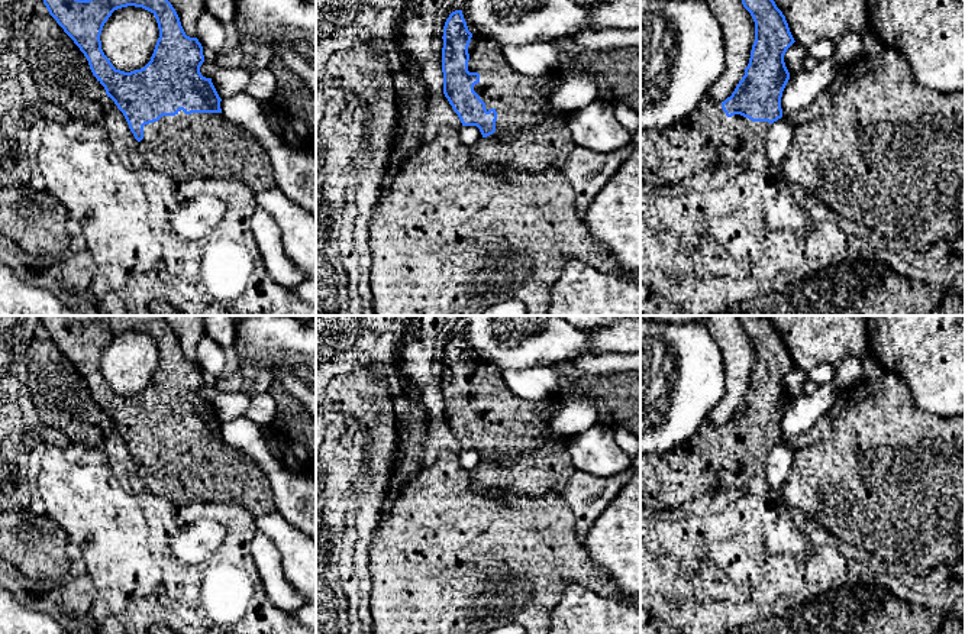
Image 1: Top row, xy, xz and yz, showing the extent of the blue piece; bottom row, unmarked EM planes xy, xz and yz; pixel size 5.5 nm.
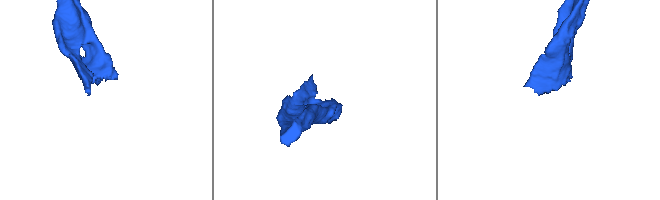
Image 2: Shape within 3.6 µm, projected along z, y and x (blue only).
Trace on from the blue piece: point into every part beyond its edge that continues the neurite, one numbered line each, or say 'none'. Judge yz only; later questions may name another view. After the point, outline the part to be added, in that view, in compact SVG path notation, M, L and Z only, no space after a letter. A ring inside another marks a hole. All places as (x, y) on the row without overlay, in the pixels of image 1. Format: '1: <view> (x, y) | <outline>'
1: yz (707, 461) | M709 418L685 443L667 453L640 456L640 508L672 511L704 492L739 488L769 498L768 446L727 441Z

